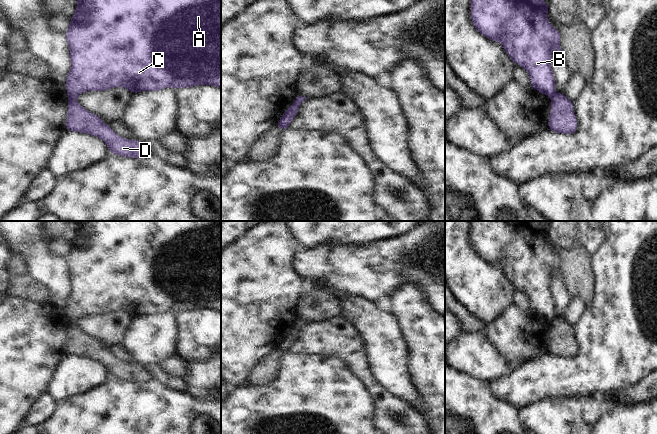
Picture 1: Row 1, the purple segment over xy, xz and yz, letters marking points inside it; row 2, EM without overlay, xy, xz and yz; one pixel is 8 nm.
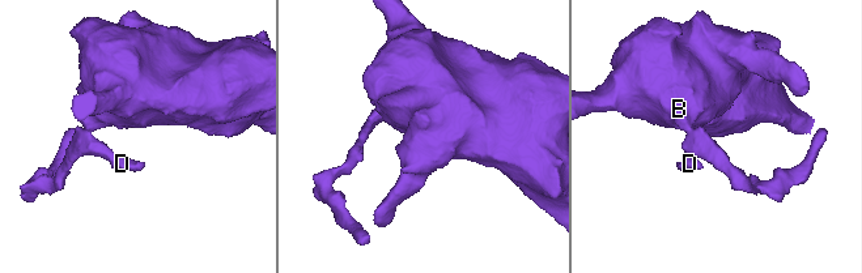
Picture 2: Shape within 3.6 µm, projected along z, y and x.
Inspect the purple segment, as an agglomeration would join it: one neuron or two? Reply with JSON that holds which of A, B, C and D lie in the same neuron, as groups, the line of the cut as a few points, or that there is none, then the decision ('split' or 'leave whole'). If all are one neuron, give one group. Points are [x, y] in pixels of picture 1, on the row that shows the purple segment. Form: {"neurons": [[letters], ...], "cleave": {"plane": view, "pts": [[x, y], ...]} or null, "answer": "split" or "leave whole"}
{"neurons": [["A", "B", "C"], ["D"]], "cleave": {"plane": "xy", "pts": [[68, 95], [75, 98]]}, "answer": "split"}

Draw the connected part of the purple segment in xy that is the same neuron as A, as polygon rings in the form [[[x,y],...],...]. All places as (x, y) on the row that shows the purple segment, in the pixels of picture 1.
[[[77,0],[75,13],[64,34],[72,64],[66,79],[66,93],[72,98],[87,91],[105,91],[115,87],[123,87],[134,94],[167,87],[178,89],[209,85],[221,88],[221,0]]]

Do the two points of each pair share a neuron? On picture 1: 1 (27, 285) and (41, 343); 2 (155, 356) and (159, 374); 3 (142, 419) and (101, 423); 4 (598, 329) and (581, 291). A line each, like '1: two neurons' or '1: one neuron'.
1: two neurons
2: two neurons
3: one neuron
4: two neurons

